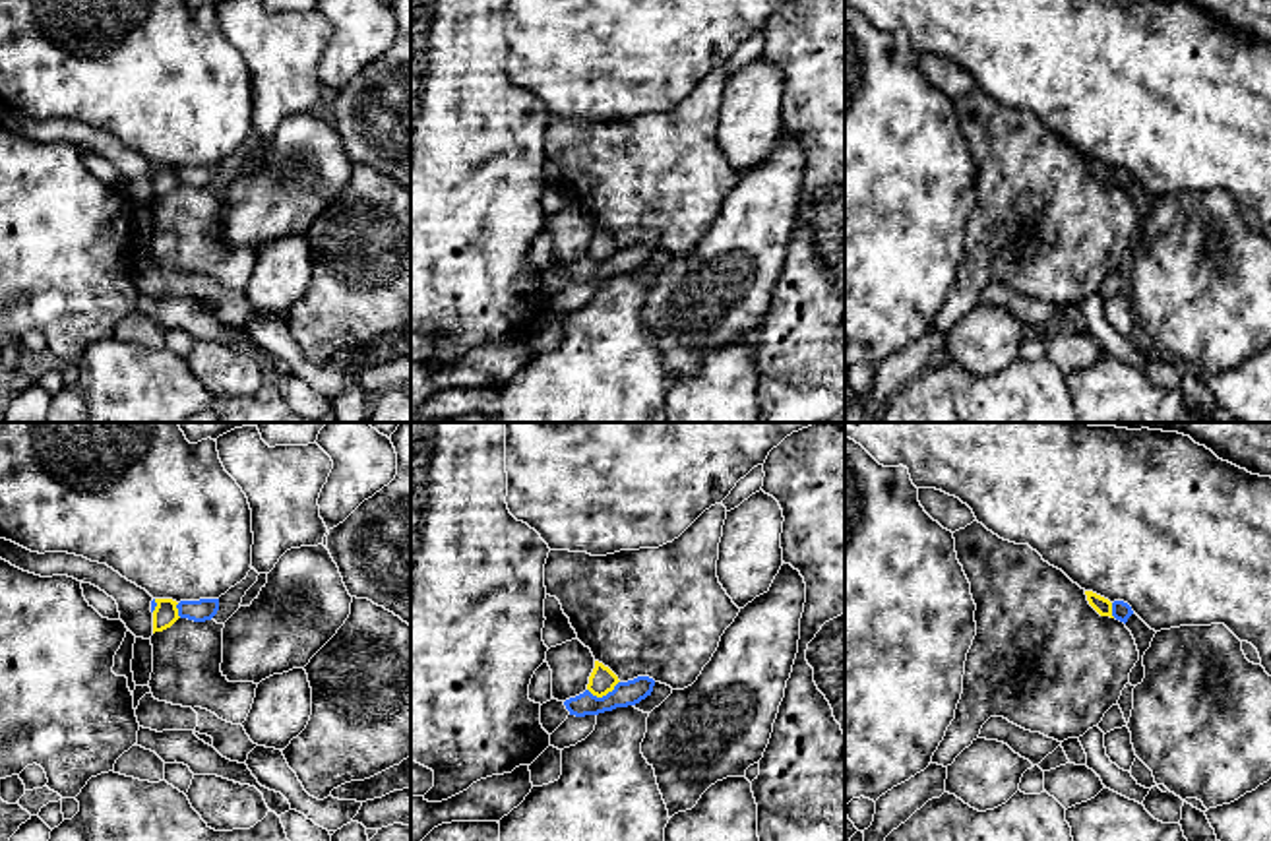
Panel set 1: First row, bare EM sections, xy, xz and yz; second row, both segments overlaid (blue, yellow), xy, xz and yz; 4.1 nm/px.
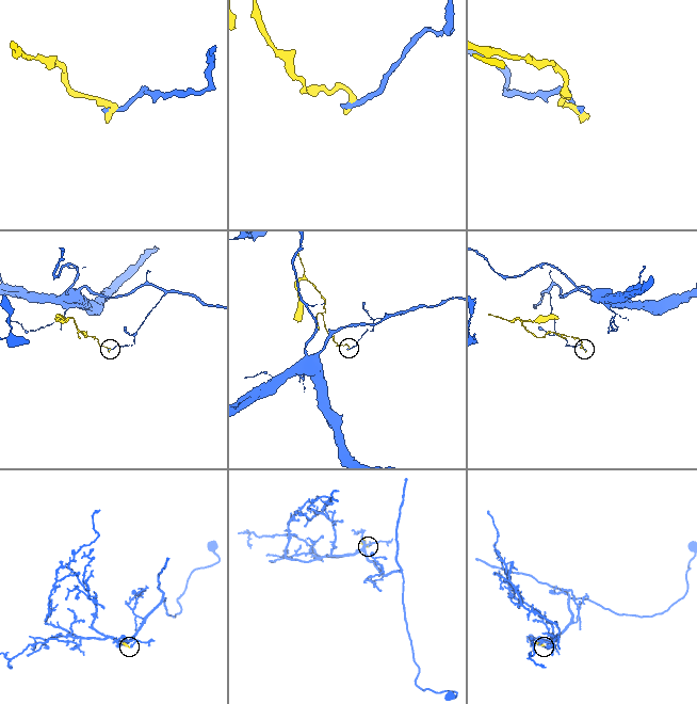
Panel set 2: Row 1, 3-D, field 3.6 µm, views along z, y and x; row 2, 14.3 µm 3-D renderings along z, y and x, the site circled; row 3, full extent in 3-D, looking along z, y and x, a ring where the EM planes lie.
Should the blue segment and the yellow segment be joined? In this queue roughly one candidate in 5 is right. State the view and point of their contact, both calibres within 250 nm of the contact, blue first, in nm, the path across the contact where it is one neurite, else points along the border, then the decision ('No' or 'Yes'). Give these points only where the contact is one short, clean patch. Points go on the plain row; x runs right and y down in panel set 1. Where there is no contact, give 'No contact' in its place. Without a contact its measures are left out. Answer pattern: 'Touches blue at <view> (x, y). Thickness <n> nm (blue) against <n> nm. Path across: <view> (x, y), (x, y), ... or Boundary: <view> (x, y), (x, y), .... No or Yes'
Touches blue at xz (603, 262). Thickness 100 nm (blue) against 110 nm. Boundary: xz (619, 247), (601, 262), (593, 262), (588, 256). No

